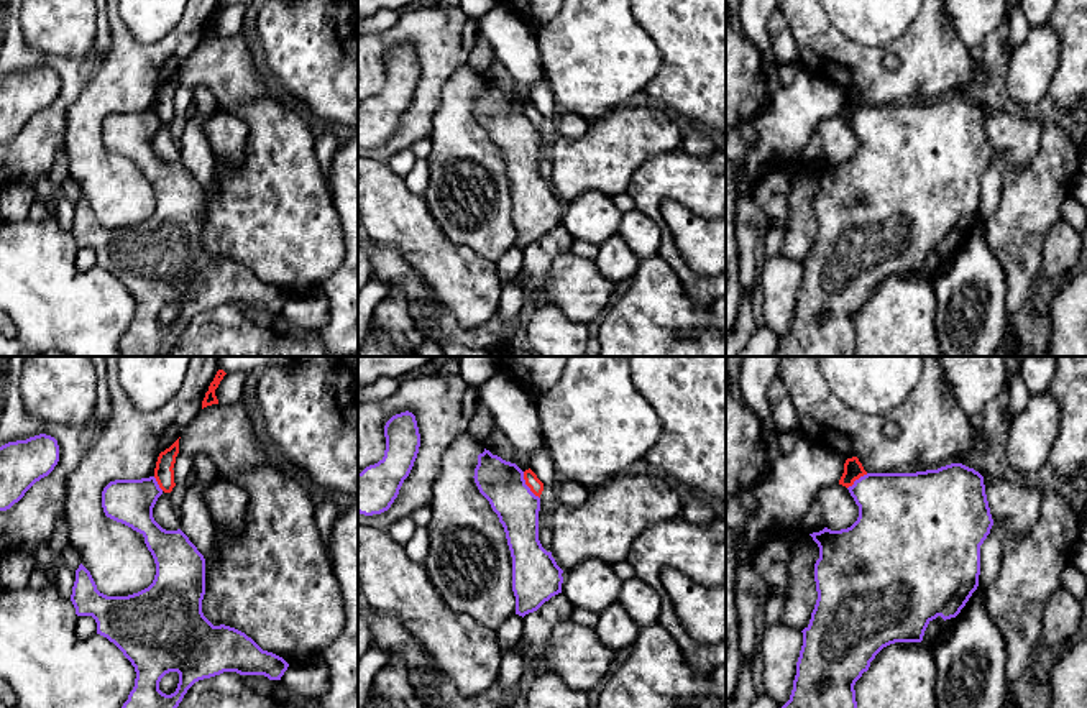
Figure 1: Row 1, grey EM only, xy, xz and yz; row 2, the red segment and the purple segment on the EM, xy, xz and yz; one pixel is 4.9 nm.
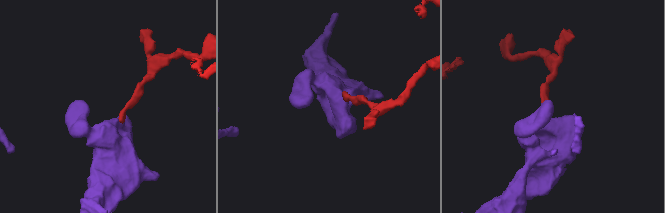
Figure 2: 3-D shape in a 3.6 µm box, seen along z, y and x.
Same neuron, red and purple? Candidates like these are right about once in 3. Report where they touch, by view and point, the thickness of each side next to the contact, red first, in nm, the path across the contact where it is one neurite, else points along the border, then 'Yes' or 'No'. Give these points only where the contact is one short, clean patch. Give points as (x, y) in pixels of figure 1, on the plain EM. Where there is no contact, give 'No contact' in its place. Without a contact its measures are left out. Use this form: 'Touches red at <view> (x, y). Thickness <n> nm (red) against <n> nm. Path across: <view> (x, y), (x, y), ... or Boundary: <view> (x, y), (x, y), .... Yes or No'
Touches red at xz (526, 115). Thickness 70 nm (red) against 220 nm. Boundary: xz (522, 104), (524, 115), (539, 130). No

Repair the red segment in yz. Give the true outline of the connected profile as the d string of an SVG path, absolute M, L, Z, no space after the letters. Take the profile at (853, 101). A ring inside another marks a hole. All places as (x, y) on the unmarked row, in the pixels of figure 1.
M857 89L847 90L844 95L844 105L839 112L839 117L849 120L854 117L855 112L859 112L864 107L867 107L867 103L864 102L859 90Z

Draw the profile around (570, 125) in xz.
M563 112L555 118L560 136L578 138L588 130L588 123L570 112Z

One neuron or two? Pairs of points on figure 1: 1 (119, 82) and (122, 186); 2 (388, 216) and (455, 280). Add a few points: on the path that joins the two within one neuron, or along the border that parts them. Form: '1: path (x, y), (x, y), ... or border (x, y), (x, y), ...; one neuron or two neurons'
1: path (92, 109), (91, 155), (96, 160); one neuron
2: path (404, 229), (439, 263); one neuron

